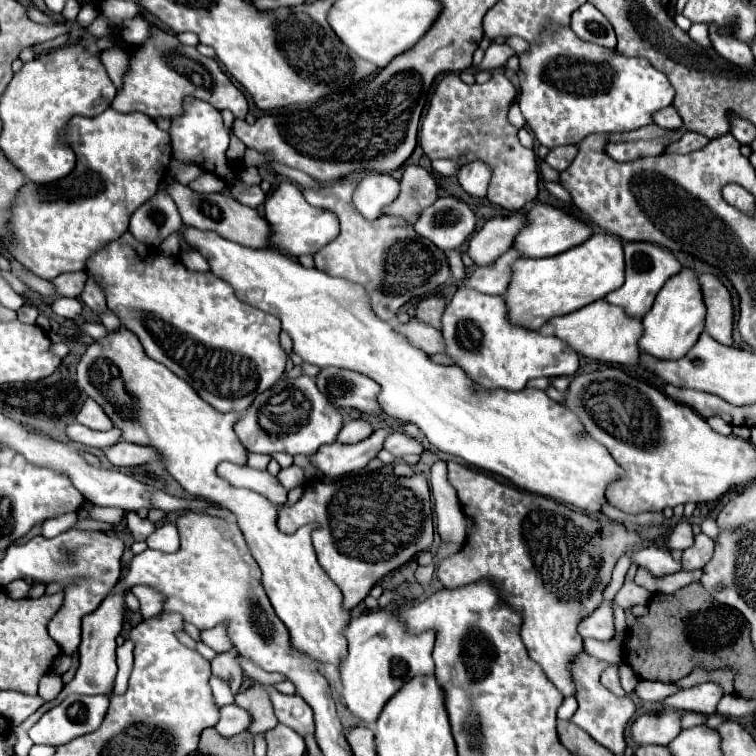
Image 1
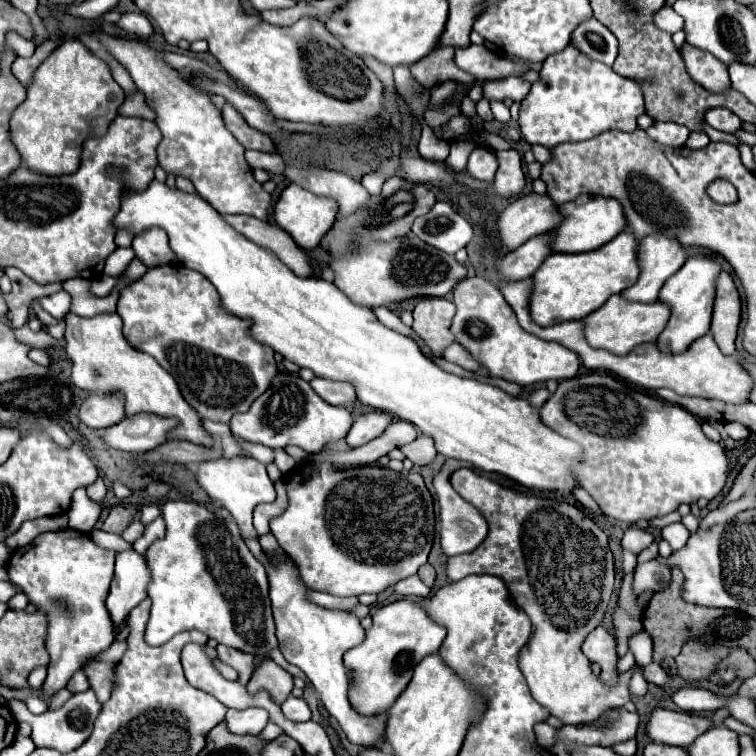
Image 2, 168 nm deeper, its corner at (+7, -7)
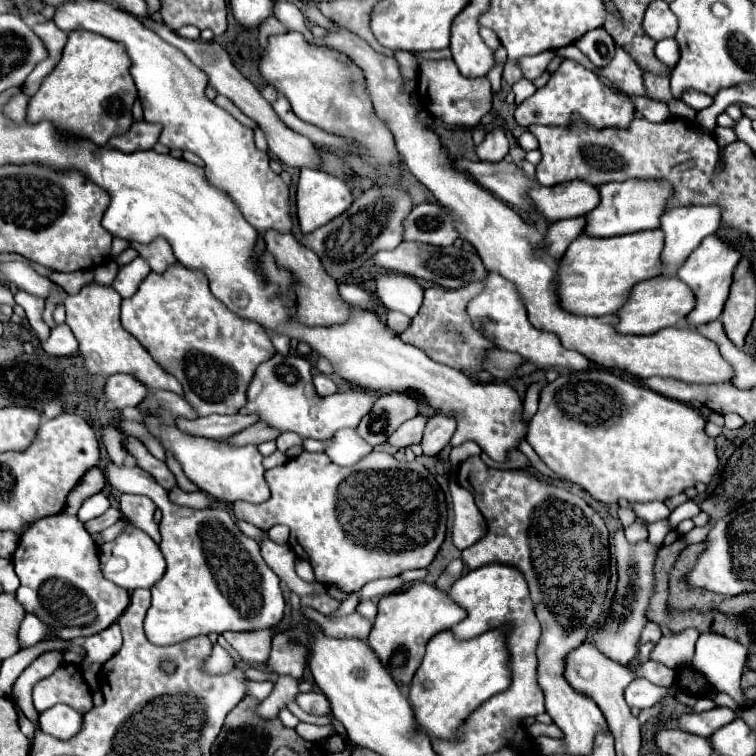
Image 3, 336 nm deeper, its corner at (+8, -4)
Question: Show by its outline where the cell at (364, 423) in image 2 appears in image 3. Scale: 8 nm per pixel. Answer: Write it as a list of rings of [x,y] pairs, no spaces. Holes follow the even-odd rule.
[[[411,391],[383,393],[373,405],[373,411],[361,419],[357,431],[367,443],[381,445],[403,421],[419,415],[419,409],[421,399]]]

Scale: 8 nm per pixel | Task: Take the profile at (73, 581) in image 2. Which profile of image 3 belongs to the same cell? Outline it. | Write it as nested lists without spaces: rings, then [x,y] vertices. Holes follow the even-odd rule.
[[[61,513],[31,523],[29,529],[21,535],[19,547],[13,555],[13,565],[15,565],[15,573],[21,579],[21,585],[15,593],[17,601],[23,605],[27,613],[37,615],[59,639],[97,635],[103,629],[107,629],[111,623],[115,623],[119,615],[125,611],[125,607],[129,605],[129,593],[103,577],[99,569],[97,545],[91,539],[91,535],[85,531],[77,515]]]

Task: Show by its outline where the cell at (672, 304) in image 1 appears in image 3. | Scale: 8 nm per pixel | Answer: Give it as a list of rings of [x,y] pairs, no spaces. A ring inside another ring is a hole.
[[[717,233],[709,235],[705,241],[701,241],[701,245],[687,257],[685,265],[679,267],[677,277],[681,281],[687,281],[687,285],[693,289],[695,297],[697,297],[697,307],[687,315],[687,325],[703,325],[709,321],[719,319],[725,301],[729,297],[729,287],[733,281],[733,271],[735,265],[741,259],[741,251],[731,247],[727,241],[723,241]]]

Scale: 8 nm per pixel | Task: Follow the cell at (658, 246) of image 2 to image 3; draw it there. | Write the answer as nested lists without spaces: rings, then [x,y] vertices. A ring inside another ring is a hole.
[[[681,205],[675,209],[669,209],[661,217],[661,229],[665,233],[665,249],[663,249],[663,273],[661,275],[675,275],[677,269],[683,265],[683,261],[689,257],[693,249],[699,247],[699,243],[715,233],[721,225],[721,209],[719,205]]]

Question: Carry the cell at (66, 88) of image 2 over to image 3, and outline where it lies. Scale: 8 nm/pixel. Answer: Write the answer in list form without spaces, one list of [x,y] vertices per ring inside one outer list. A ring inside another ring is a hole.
[[[83,29],[71,31],[61,61],[29,101],[27,121],[53,121],[65,133],[105,145],[111,137],[127,133],[133,123],[131,107],[137,99],[137,89],[129,67],[131,59],[119,41]]]

